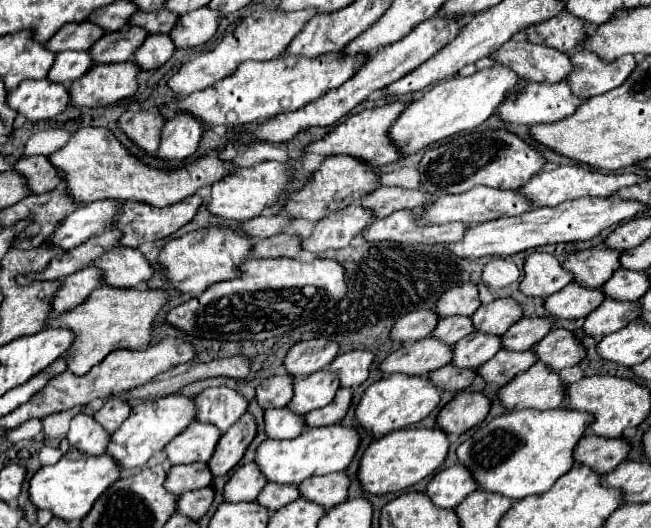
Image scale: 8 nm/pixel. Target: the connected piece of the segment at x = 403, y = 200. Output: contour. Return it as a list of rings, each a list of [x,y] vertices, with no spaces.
[[[380,186],[372,194],[366,194],[360,204],[366,206],[366,210],[372,210],[376,218],[390,216],[396,210],[418,210],[426,206],[430,200],[430,194],[422,190],[406,190],[398,186]]]

